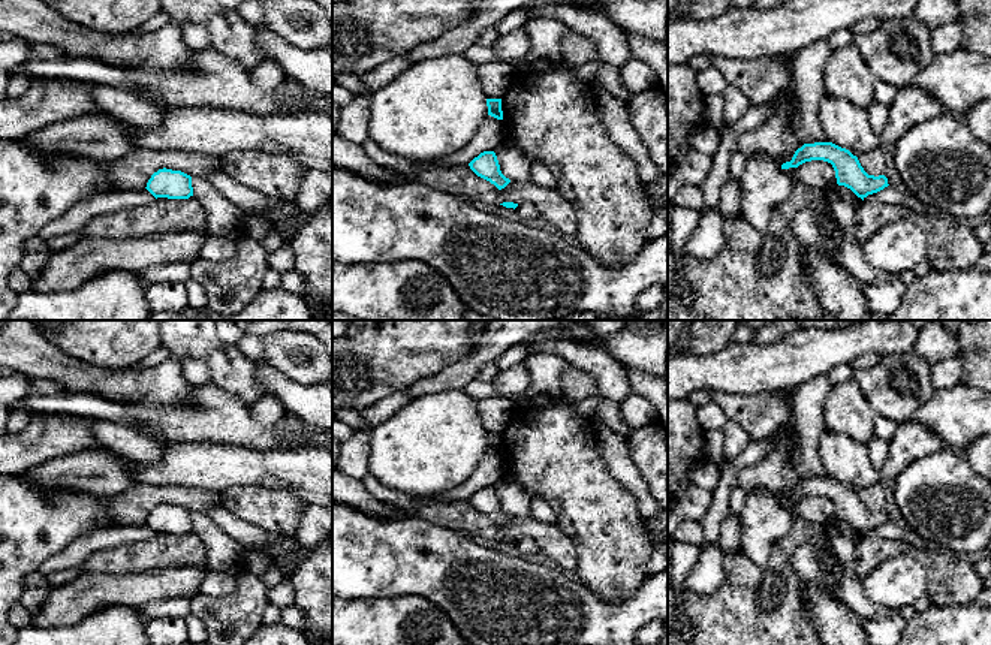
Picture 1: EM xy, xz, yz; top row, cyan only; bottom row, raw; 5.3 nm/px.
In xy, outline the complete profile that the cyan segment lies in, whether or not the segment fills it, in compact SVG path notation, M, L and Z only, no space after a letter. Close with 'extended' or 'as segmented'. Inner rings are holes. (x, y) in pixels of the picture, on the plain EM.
M159 504L151 510L145 522L156 534L189 534L193 531L192 512L172 504Z | as segmented

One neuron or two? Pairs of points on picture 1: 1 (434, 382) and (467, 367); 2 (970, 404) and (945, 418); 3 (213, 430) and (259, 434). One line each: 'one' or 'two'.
1: one
2: one
3: one

